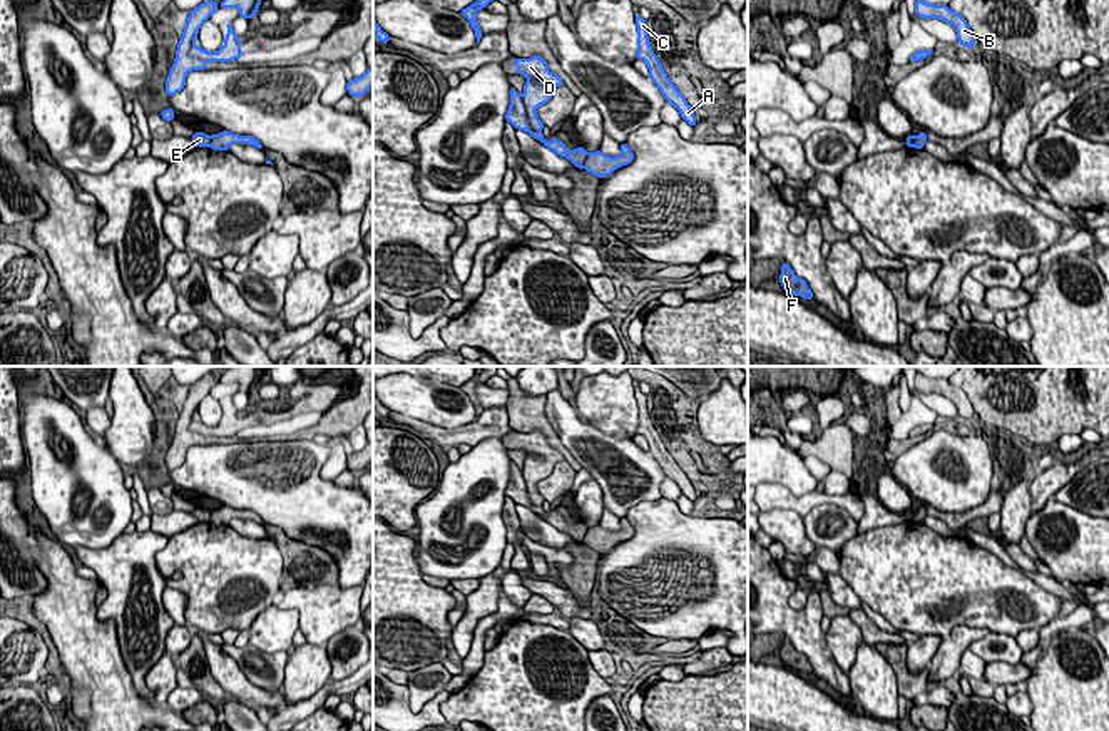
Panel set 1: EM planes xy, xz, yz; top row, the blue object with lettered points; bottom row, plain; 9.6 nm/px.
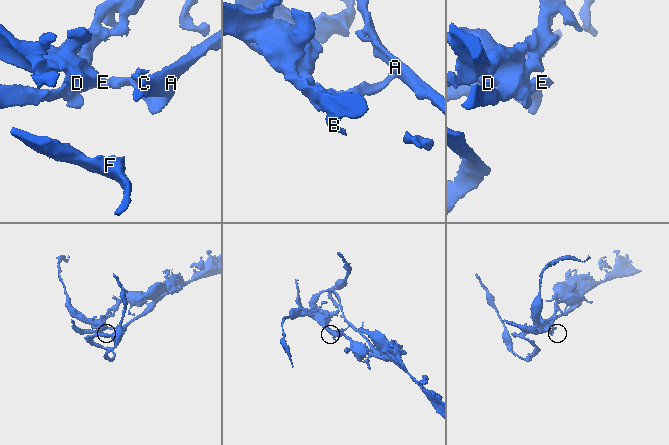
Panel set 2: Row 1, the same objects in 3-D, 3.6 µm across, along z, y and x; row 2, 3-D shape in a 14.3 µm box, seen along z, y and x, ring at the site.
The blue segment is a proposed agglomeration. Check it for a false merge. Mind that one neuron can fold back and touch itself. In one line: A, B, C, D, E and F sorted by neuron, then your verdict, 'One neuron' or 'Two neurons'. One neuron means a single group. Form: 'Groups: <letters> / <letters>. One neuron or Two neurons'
Groups: A B C F / D E. Two neurons

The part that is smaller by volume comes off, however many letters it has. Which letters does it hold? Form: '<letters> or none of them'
D, E

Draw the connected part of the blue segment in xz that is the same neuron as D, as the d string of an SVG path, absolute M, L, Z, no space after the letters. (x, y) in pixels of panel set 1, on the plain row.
M534 430L530 433L517 432L515 437L512 435L512 440L517 442L519 450L527 452L522 475L532 502L530 510L557 530L569 534L575 542L582 544L589 527L582 520L569 525L560 514L545 515L542 509L544 497L537 490L537 483L552 473L554 465L565 460L564 455L549 445L547 437L540 430Z

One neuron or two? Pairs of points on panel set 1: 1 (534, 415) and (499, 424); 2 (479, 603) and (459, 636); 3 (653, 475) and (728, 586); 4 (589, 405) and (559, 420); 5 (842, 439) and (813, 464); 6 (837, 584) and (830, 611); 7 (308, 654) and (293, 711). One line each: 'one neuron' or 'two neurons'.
1: two neurons
2: one neuron
3: two neurons
4: two neurons
5: two neurons
6: two neurons
7: two neurons

